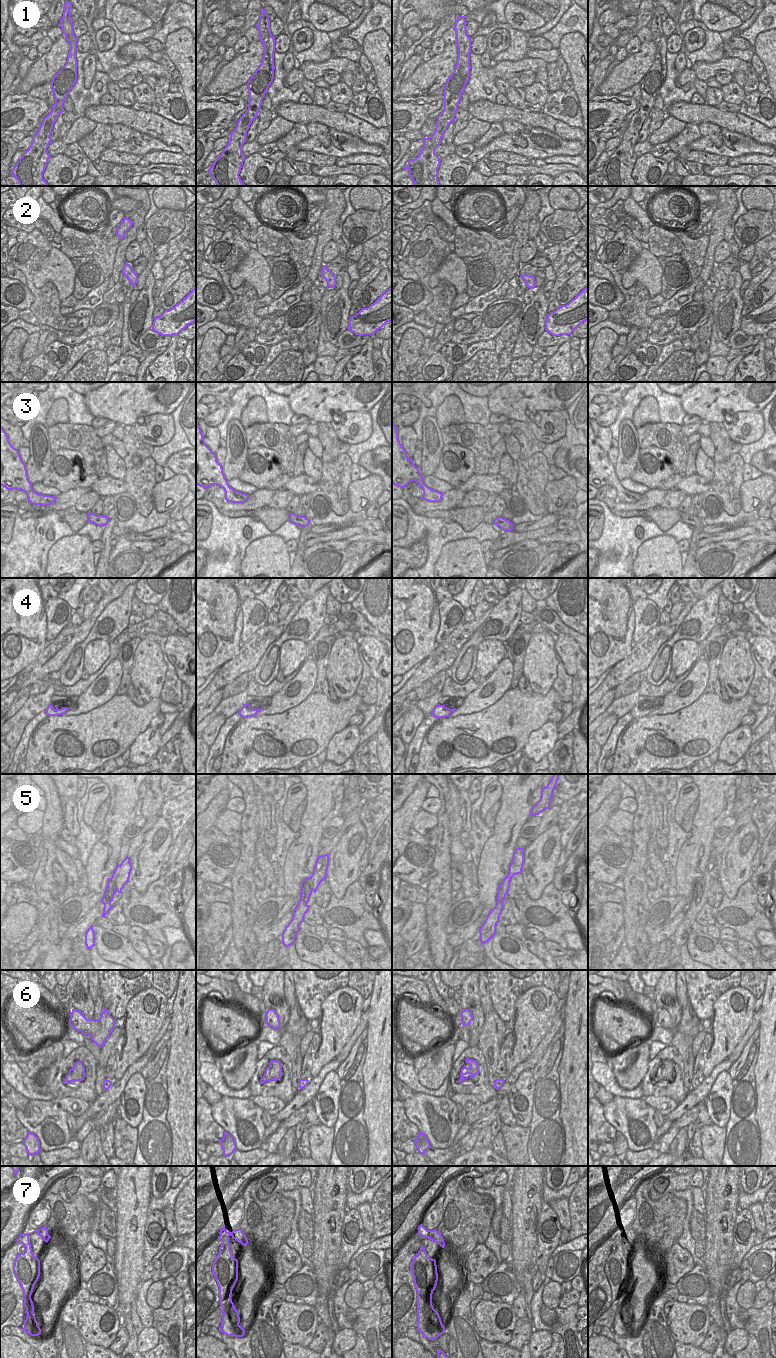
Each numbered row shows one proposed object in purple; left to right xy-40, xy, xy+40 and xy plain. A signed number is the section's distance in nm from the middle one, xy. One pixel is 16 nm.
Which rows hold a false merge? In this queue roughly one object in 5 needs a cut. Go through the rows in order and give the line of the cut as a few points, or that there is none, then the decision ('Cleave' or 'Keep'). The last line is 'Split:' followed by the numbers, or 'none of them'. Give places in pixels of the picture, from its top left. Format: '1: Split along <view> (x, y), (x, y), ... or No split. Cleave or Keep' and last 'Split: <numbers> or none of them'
1: No split. Keep
2: No split. Keep
3: No split. Keep
4: No split. Keep
5: No split. Keep
6: No split. Keep
7: Split along xy+40 (432, 1230), (427, 1237). Cleave
Split: 7

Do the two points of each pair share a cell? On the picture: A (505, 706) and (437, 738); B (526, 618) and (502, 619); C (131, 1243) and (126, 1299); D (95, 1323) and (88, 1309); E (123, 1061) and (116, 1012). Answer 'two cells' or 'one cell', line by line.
A: one cell
B: two cells
C: one cell
D: one cell
E: two cells

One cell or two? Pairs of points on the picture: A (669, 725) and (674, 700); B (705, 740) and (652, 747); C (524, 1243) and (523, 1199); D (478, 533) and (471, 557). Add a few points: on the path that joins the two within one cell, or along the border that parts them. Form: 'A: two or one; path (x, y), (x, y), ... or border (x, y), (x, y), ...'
A: two; border (693, 702), (674, 712), (649, 716)
B: one; path (689, 737), (668, 737), (657, 732)
C: one; path (524, 1232), (524, 1210)
D: two; border (453, 541), (459, 538), (475, 538), (479, 543)

